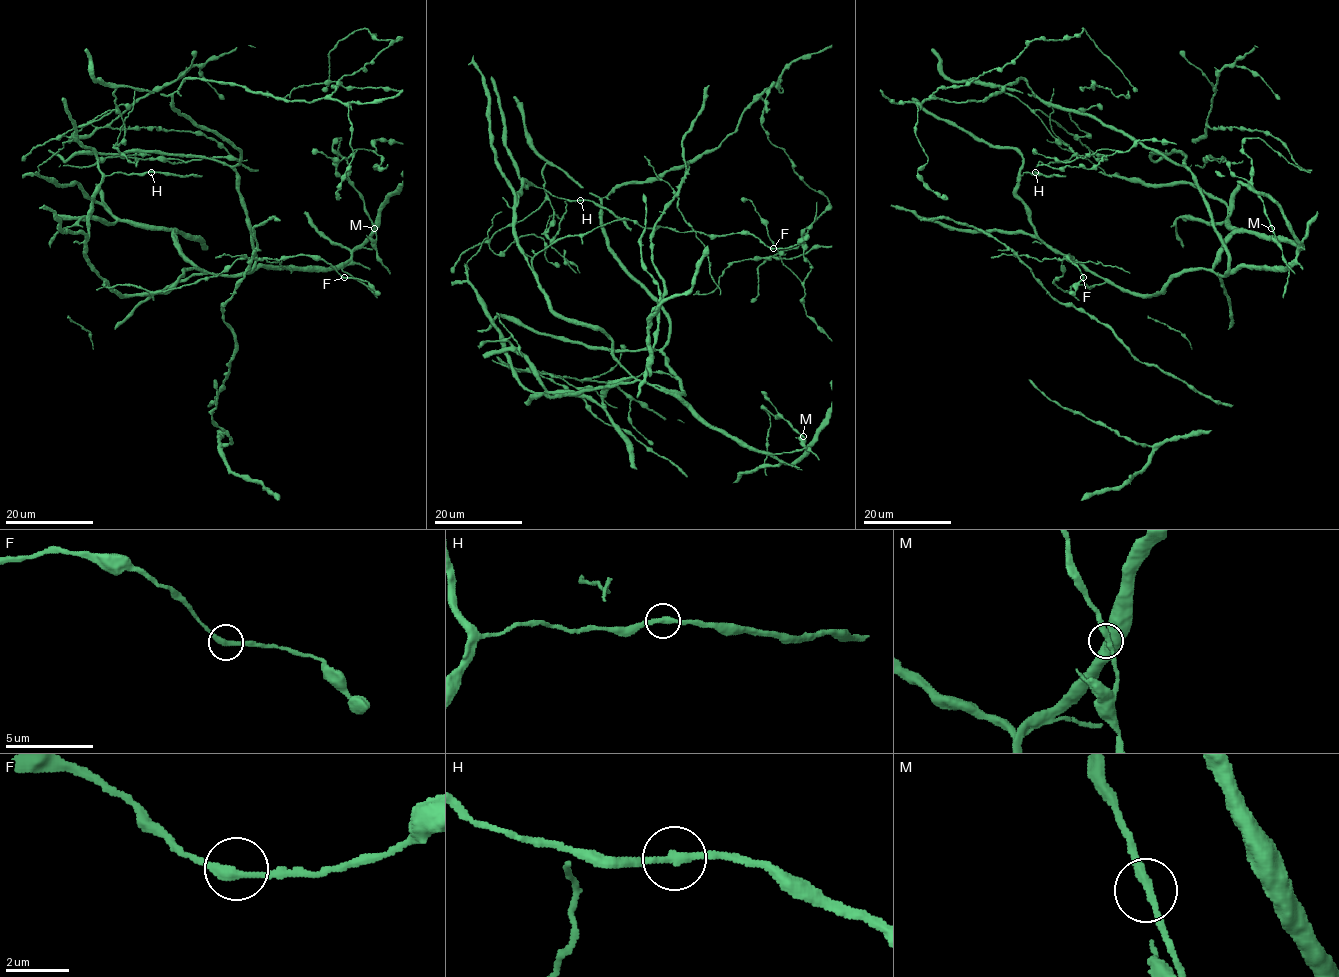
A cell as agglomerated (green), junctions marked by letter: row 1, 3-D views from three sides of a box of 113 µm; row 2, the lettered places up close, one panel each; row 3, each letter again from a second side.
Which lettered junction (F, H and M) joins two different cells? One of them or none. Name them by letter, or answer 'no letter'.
no letter

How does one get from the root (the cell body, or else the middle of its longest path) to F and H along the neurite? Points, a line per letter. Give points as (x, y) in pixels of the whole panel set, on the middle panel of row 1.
F: (654, 384), (635, 378), (596, 326), (550, 308), (532, 260), (620, 219), (752, 233), (773, 248)
H: (654, 384), (635, 378), (596, 326), (568, 322), (550, 308), (517, 243), (514, 208), (525, 181), (580, 200)

